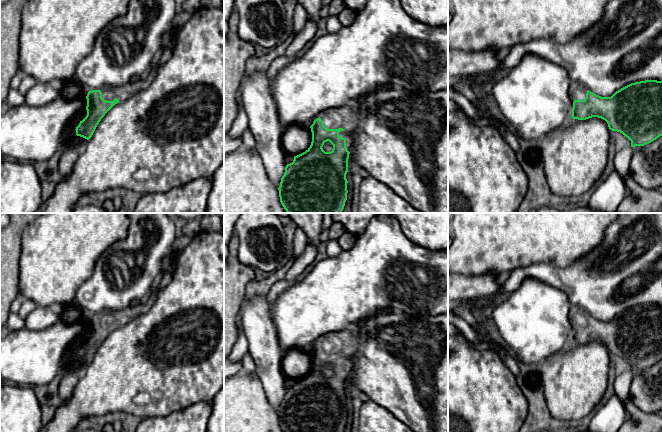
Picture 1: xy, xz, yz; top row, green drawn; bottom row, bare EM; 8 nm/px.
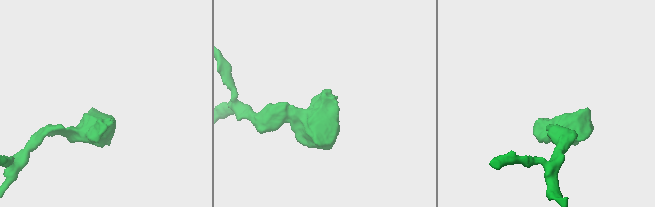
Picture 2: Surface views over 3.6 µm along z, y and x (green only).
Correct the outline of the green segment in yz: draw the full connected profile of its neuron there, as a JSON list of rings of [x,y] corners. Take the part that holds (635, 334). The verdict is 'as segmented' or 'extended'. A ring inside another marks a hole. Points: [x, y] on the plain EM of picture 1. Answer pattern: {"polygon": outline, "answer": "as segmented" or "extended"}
{"polygon": [[[645,304],[631,307],[611,321],[601,321],[587,314],[581,307],[571,305],[569,319],[574,325],[573,343],[601,342],[607,346],[610,354],[626,360],[631,365],[631,371],[644,370],[662,360],[662,305]]], "answer": "extended"}

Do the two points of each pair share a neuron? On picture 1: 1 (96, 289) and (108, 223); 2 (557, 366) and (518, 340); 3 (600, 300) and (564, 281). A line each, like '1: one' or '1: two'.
1: two
2: two
3: one

